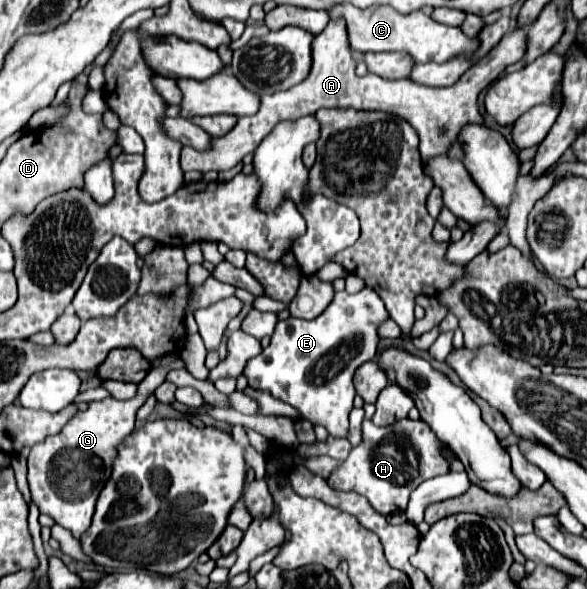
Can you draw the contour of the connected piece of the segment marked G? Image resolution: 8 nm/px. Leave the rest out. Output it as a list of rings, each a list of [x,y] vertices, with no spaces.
[[[182,356],[166,366],[152,368],[150,374],[138,384],[134,398],[116,400],[110,396],[100,402],[88,402],[88,408],[84,412],[76,412],[76,416],[72,416],[72,420],[68,420],[68,424],[56,436],[48,436],[40,444],[32,446],[28,456],[28,486],[32,502],[36,502],[42,514],[52,516],[56,524],[70,530],[76,540],[80,540],[90,526],[96,498],[110,478],[116,446],[134,430],[136,412],[150,394],[146,386],[158,388],[166,380],[166,374],[176,368],[184,368]]]

